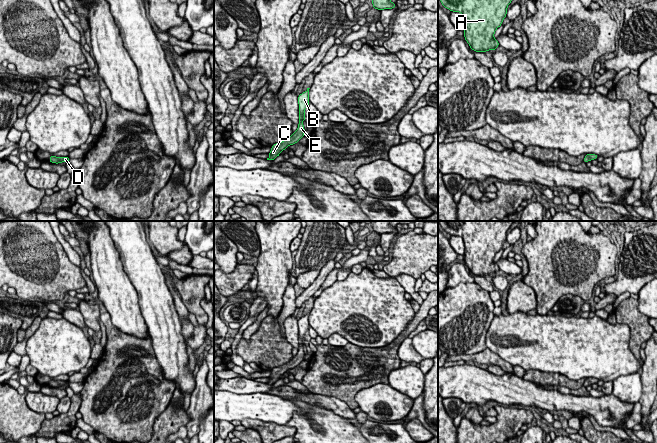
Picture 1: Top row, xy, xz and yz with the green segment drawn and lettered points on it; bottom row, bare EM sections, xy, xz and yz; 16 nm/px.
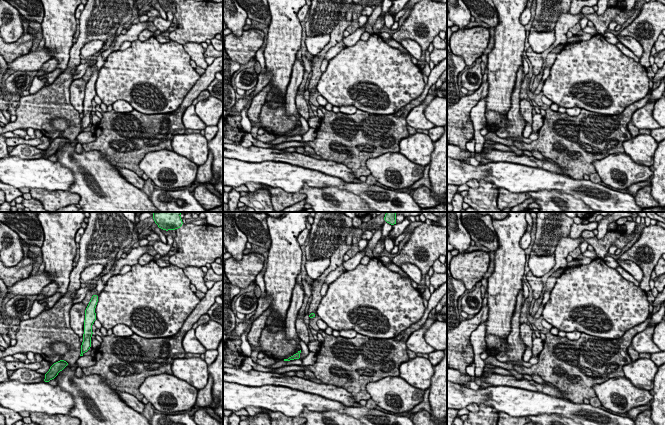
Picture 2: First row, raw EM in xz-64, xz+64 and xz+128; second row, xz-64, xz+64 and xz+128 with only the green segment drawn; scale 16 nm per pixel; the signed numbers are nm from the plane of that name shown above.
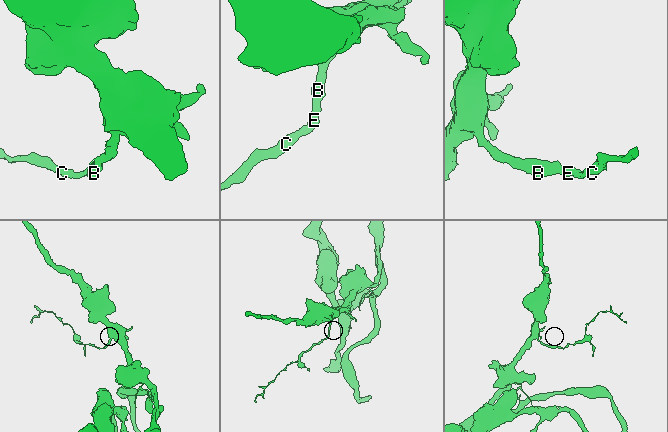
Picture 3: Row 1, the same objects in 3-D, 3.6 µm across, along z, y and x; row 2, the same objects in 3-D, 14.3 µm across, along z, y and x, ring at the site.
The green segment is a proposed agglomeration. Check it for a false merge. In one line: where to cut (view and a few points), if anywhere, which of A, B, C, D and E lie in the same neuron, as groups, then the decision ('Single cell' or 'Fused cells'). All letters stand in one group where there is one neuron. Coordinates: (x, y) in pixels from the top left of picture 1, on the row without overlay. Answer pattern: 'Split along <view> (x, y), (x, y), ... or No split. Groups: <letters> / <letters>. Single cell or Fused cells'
No split. Groups: A B C D E. Single cell

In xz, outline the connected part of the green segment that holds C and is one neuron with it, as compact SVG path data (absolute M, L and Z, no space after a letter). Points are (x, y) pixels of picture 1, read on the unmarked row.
M307 312L307 314L304 317L301 317L298 320L299 348L298 348L298 352L297 352L296 356L293 357L288 363L286 363L280 367L274 368L271 372L271 375L268 377L270 379L270 381L267 382L267 384L269 384L269 385L274 384L277 380L280 379L281 375L286 373L287 370L294 369L302 361L304 361L305 352L303 350L303 345L306 343L304 335L310 327L310 325L309 325L309 313L310 312Z

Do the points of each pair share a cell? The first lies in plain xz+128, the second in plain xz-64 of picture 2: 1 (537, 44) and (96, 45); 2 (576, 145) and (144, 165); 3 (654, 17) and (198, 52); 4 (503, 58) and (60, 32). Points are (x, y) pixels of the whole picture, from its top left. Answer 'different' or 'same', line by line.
1: same
2: different
3: different
4: same

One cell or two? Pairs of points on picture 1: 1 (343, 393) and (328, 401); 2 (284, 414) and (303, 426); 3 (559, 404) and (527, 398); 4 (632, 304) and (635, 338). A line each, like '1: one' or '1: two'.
1: two
2: two
3: one
4: one

